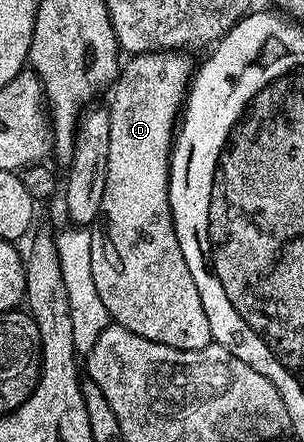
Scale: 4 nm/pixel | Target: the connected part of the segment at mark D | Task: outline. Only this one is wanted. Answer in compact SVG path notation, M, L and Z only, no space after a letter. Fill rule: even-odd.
M158 52L155 54L134 54L129 63L120 67L117 81L111 87L113 99L107 103L111 120L111 144L107 155L107 185L103 188L103 204L101 217L97 219L91 230L91 277L95 279L95 289L107 308L110 319L116 325L135 332L135 336L143 336L152 342L158 342L180 350L198 350L207 348L212 342L211 324L207 324L207 312L203 312L203 300L199 300L199 288L195 288L195 279L191 277L191 268L183 260L183 252L179 248L179 236L175 236L175 224L171 216L169 203L169 151L173 149L175 131L183 113L185 95L189 92L189 84L193 81L195 62L185 52Z

